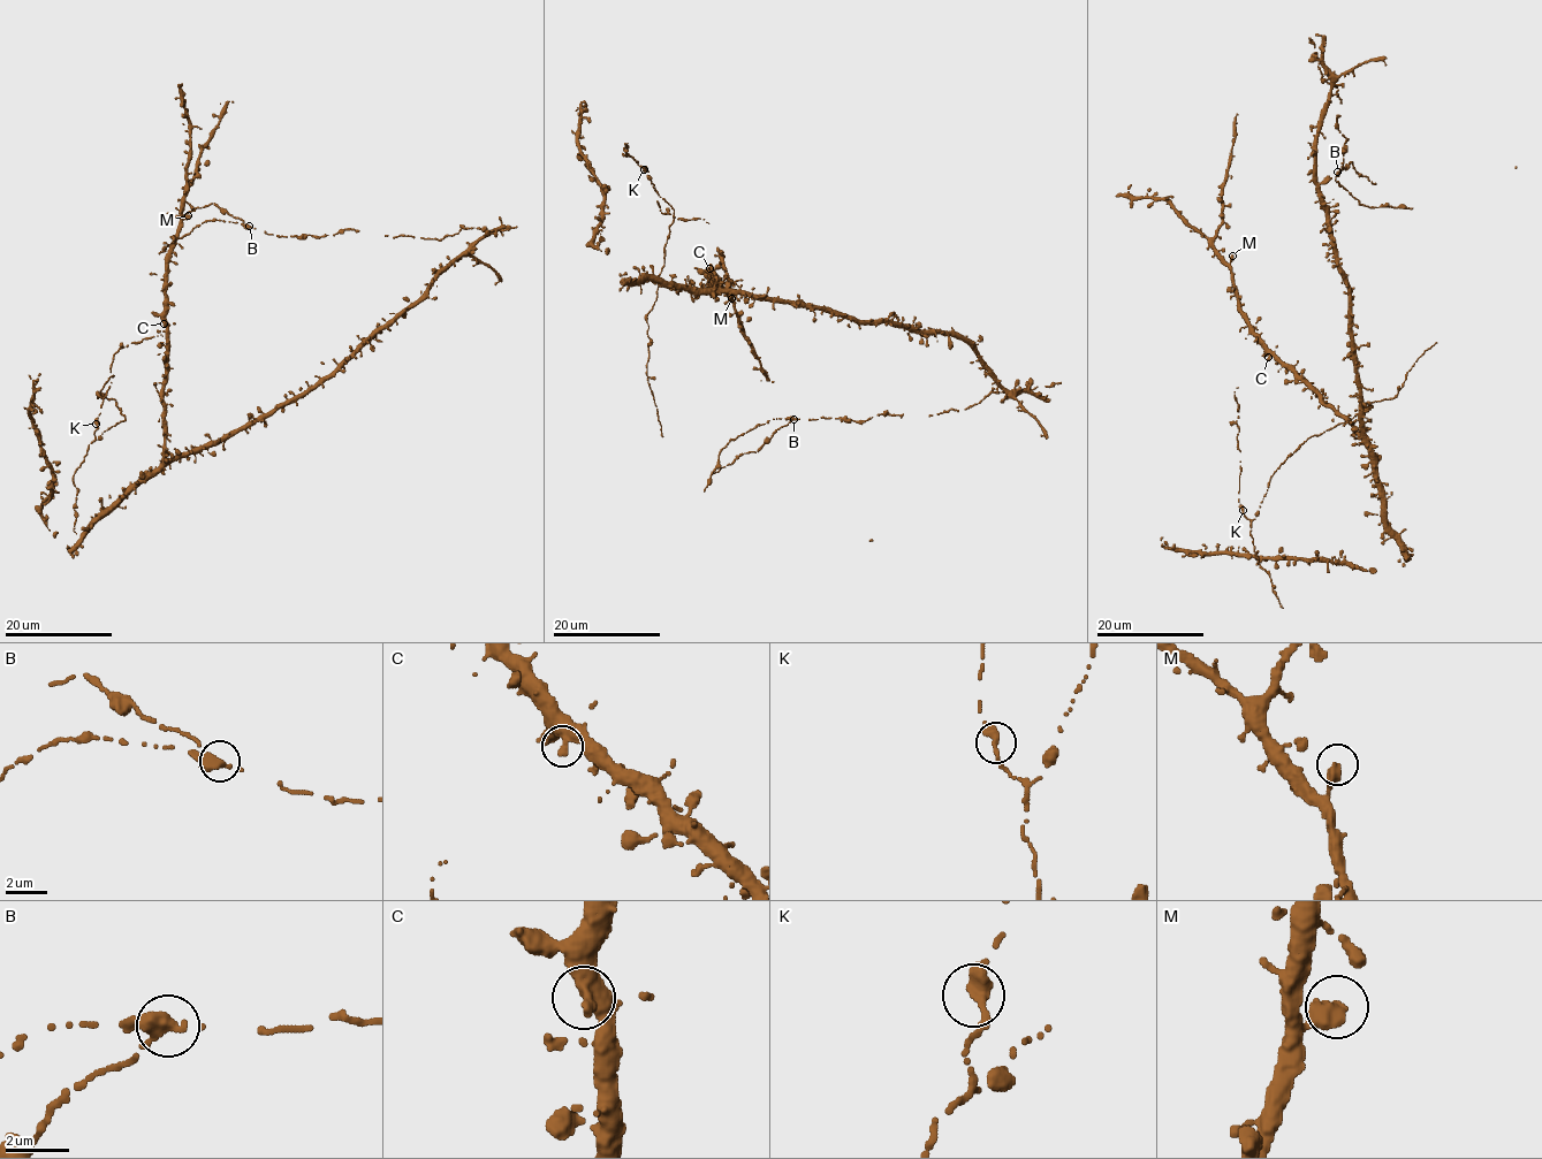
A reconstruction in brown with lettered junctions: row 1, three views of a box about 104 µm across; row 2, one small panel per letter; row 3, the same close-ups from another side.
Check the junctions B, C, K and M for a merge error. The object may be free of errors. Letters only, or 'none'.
B

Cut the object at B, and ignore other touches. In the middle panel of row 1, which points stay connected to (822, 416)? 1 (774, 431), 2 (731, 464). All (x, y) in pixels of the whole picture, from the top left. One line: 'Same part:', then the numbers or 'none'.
Same part: none

